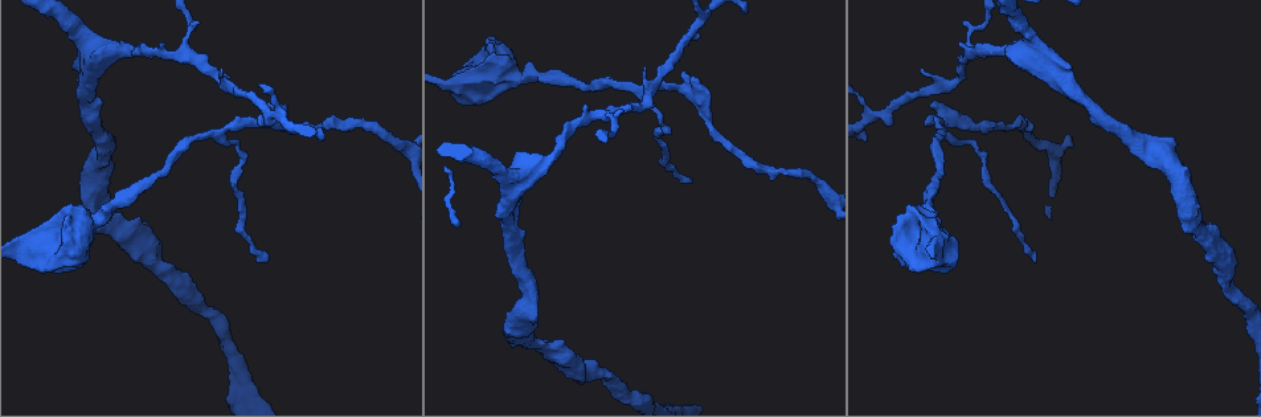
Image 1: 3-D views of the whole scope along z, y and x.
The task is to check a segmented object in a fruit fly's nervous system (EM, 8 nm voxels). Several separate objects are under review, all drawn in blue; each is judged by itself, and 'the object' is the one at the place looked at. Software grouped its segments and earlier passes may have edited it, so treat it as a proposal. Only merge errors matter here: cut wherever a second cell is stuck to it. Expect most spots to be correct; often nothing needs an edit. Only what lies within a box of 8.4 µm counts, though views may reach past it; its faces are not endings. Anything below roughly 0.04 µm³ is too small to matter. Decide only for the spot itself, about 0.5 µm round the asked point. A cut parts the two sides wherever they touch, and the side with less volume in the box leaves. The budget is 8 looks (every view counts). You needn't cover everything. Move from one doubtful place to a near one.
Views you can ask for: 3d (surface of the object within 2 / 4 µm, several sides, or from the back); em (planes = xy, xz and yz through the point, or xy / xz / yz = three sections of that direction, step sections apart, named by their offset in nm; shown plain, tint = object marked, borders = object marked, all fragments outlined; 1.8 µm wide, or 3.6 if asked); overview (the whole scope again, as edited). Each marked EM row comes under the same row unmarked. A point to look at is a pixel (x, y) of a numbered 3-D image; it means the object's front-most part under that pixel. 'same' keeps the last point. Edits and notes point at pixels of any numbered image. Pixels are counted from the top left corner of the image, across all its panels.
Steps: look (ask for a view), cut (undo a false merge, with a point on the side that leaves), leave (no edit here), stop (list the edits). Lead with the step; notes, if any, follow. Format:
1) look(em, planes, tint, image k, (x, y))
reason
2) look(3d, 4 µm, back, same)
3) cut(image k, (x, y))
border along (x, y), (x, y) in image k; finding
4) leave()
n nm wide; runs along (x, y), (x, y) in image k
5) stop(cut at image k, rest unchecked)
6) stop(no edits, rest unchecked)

look(em, planes, tint, image 1, (874, 116))
a fork

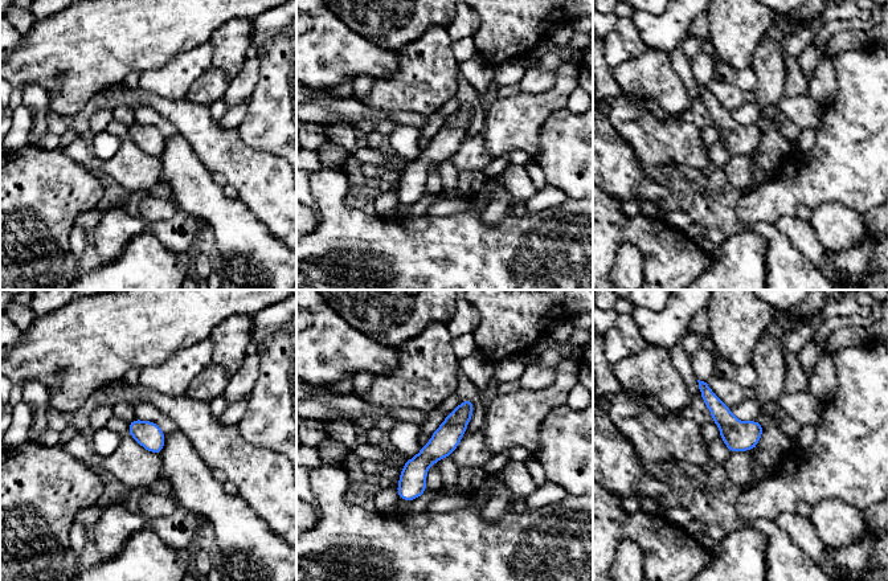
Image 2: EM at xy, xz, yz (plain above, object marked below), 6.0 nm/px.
leave()
runs along (469, 402), (414, 470), (404, 496) in image 2; one cell here

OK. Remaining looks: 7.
look(3d, 2 µm, image 1, (178, 56))
two arms in line, one across

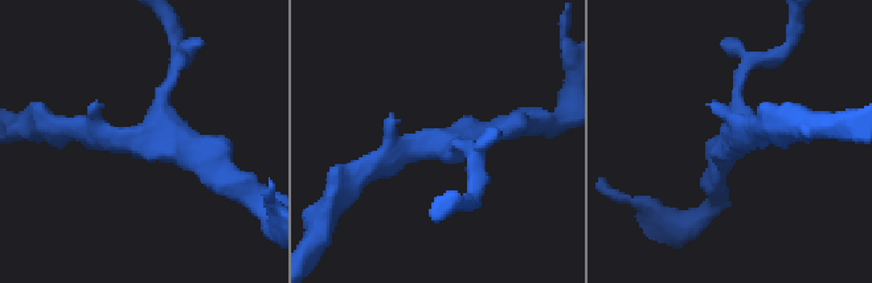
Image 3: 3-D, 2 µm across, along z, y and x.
look(em, planes, tint, image 3, (140, 146))

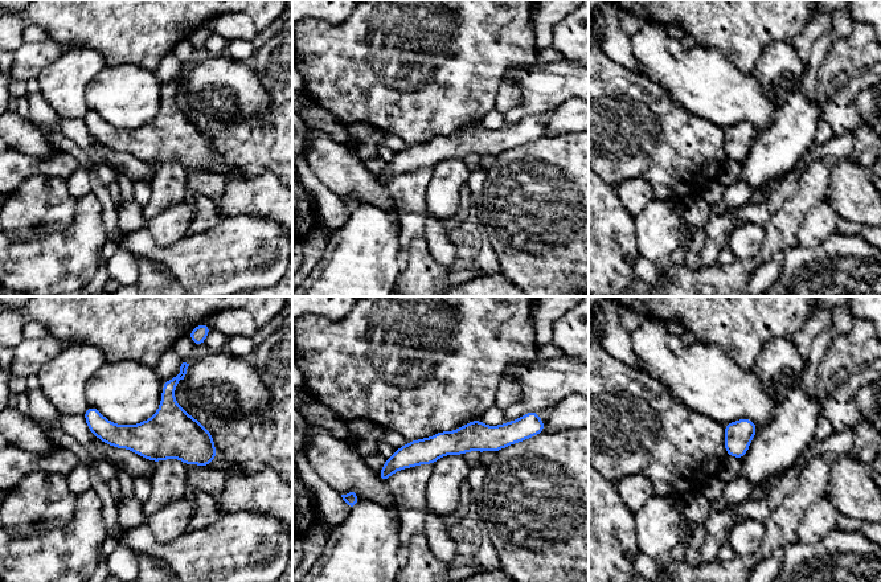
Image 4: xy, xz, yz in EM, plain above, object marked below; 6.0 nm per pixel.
leave()
160 nm wide; all the same cell

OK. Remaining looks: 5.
look(3d, 4 µm, image 1, (500, 77))
calibre changes

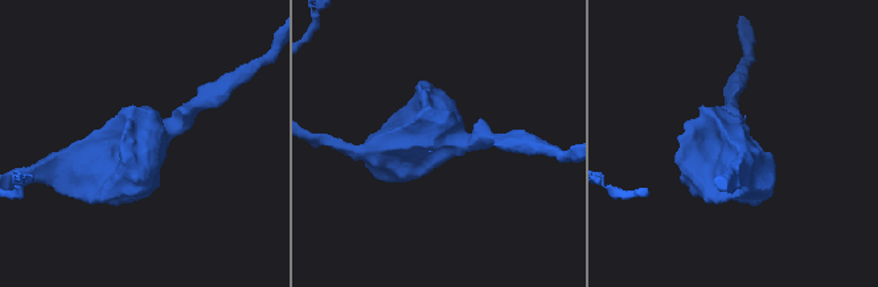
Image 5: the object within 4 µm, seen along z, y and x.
look(em, yz, step 16, borders, image 5, (440, 139))

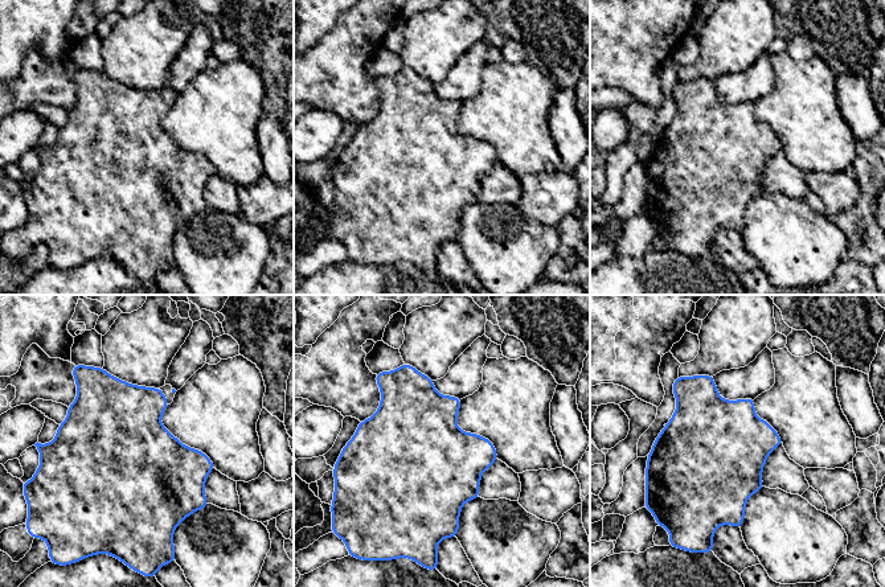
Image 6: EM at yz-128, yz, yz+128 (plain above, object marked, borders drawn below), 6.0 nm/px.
look(em, planes, borders, same)

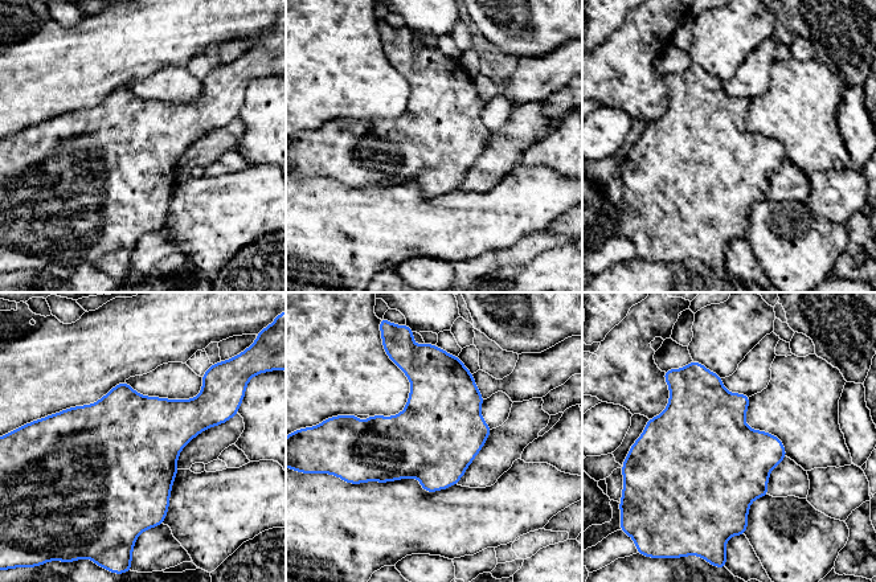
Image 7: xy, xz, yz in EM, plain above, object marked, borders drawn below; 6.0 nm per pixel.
leave()
all the same cell

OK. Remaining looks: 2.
look(em, planes, borders, image 1, (1029, 56))
branch point

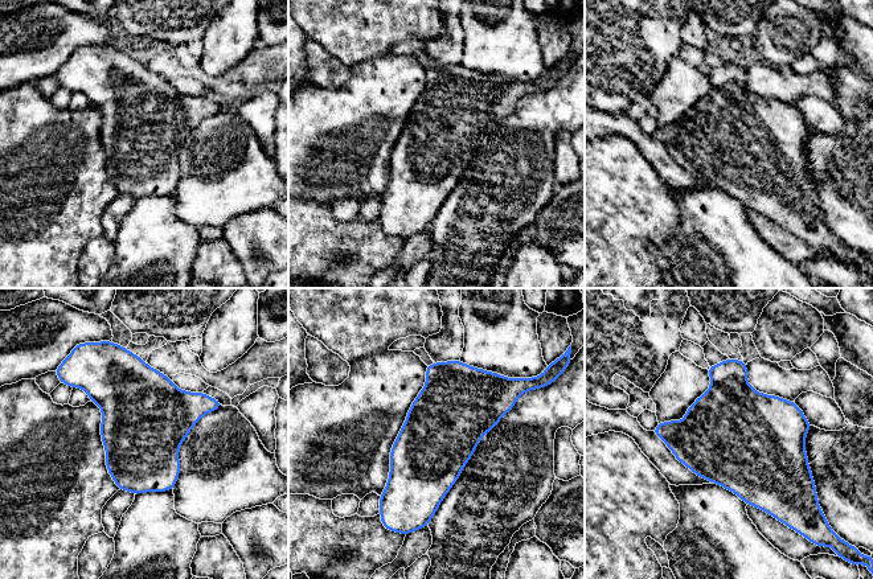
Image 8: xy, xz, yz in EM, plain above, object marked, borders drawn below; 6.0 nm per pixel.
leave()
all the same cell

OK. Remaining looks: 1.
stop(no edits, rest unchecked)

